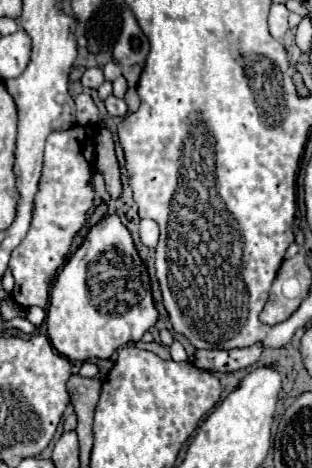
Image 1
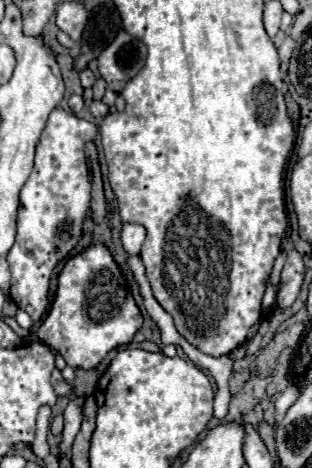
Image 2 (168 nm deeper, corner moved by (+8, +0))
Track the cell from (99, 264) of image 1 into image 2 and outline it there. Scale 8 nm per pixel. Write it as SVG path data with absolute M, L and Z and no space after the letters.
M98 242L72 256L60 270L54 302L38 328L38 338L58 352L68 366L90 370L96 368L112 348L130 344L140 326L142 314L126 276L108 246Z

